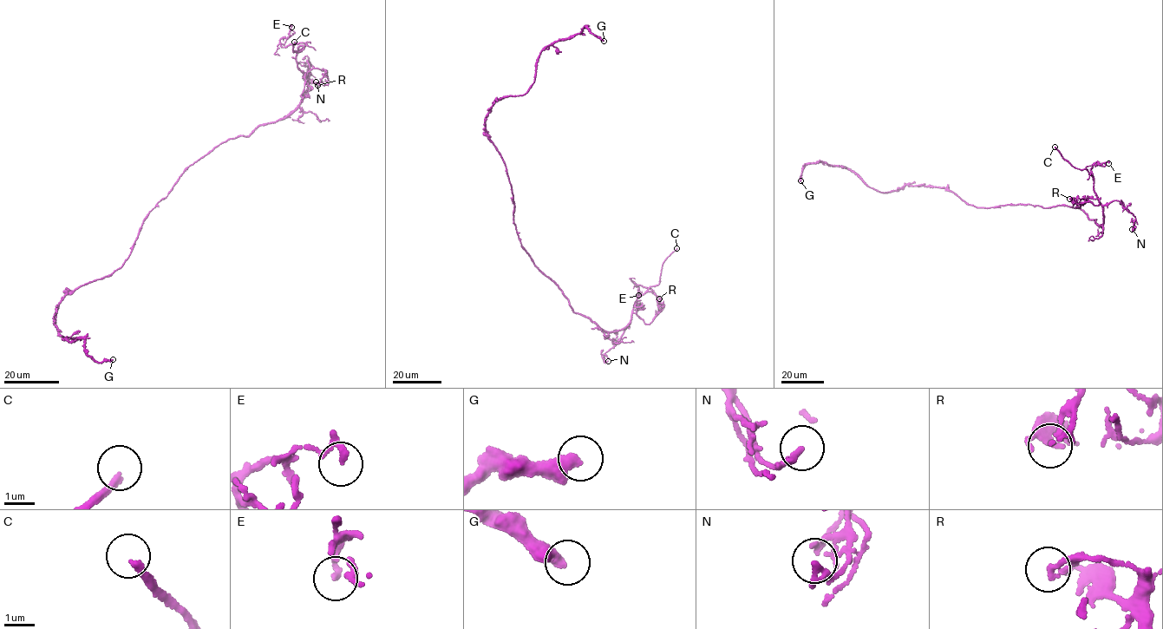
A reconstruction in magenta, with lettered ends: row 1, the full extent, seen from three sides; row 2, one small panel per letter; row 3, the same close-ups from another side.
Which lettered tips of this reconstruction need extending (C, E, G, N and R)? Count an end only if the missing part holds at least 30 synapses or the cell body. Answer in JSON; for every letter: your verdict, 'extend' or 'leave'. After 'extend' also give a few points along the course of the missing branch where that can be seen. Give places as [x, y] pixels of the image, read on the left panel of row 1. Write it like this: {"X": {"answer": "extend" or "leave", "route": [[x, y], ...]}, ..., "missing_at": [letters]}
{"C": {"answer": "extend", "route": [[294, 42], [297, 34], [303, 29], [303, 19], [299, 18]]}, "E": {"answer": "leave"}, "G": {"answer": "extend", "route": [[113, 359], [117, 356], [154, 365], [184, 364], [223, 357], [235, 344], [261, 334], [272, 337]]}, "N": {"answer": "leave"}, "R": {"answer": "leave"}, "missing_at": ["C", "G"]}

